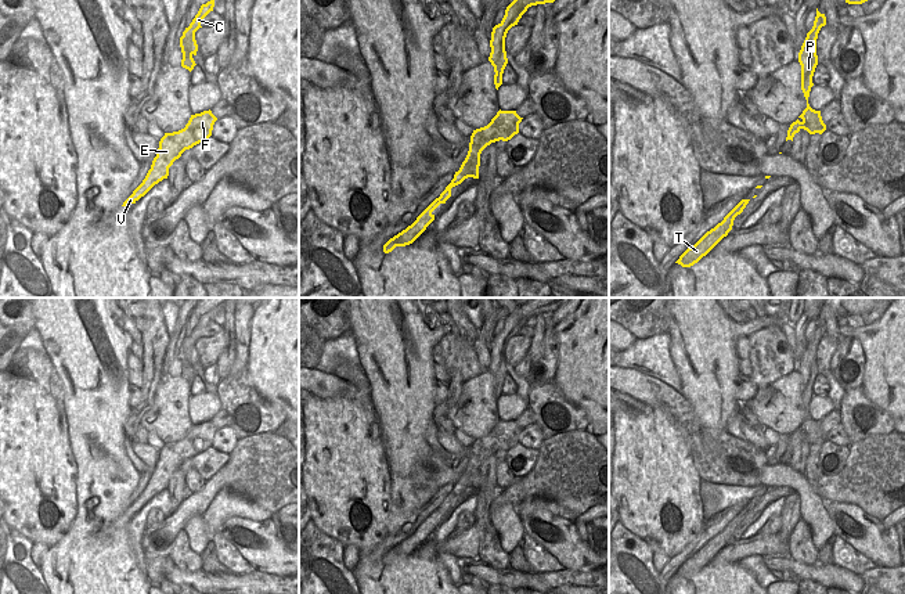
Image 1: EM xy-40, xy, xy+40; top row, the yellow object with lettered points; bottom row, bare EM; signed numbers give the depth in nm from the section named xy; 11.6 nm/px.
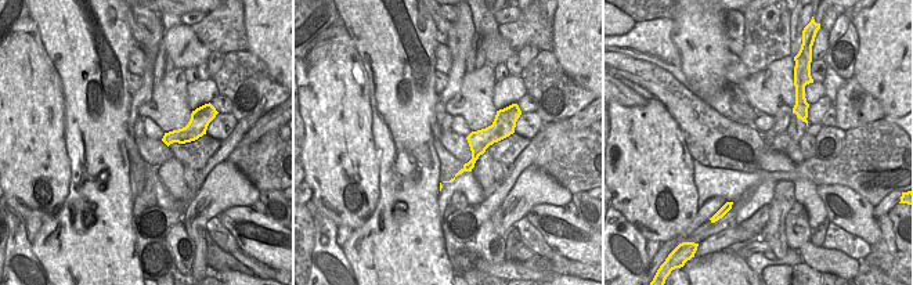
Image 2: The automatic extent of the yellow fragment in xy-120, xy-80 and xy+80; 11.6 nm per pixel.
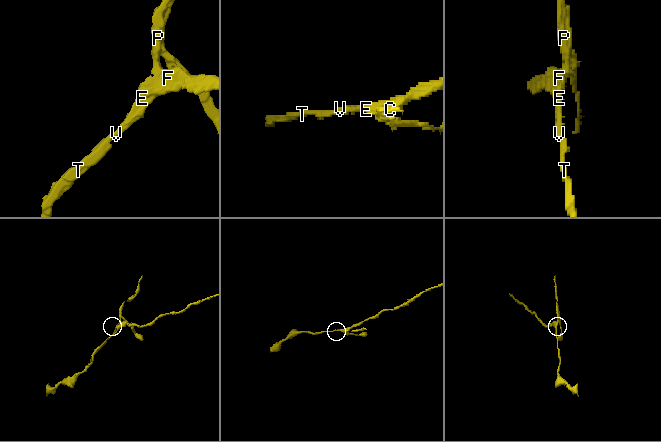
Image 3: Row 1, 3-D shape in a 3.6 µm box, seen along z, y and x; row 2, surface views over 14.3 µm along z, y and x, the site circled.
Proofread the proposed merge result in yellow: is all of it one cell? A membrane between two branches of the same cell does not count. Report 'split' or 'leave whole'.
split

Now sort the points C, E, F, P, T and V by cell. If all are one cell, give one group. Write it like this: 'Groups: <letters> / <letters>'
Groups: C P / E F T V.

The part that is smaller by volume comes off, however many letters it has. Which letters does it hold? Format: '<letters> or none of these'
C, P.

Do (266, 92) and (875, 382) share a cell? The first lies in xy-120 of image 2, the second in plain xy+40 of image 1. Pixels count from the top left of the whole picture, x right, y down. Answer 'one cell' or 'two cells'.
two cells

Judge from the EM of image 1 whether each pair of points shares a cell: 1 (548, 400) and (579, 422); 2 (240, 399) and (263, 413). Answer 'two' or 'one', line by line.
1: one
2: one

